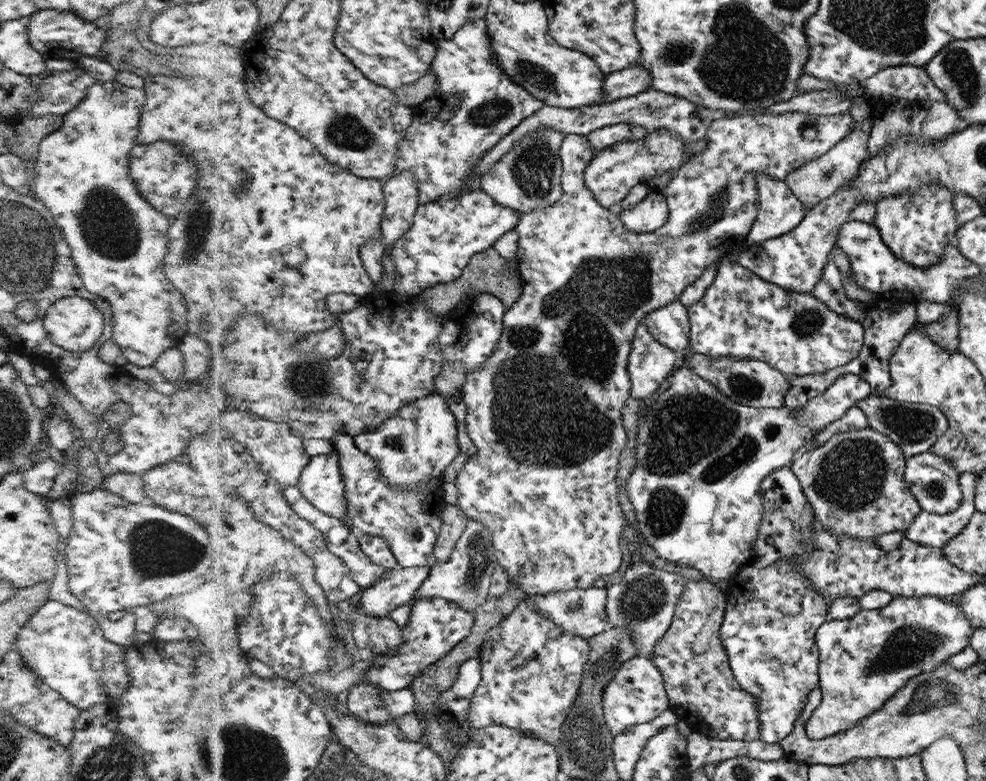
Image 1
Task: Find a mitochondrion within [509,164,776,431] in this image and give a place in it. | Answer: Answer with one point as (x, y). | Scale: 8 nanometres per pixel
(714, 209)

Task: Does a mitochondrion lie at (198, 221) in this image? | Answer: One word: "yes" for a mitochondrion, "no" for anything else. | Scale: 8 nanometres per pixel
yes

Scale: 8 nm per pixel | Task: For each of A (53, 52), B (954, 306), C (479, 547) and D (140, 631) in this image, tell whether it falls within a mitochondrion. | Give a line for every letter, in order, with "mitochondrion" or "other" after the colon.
A: other
B: other
C: mitochondrion
D: other

